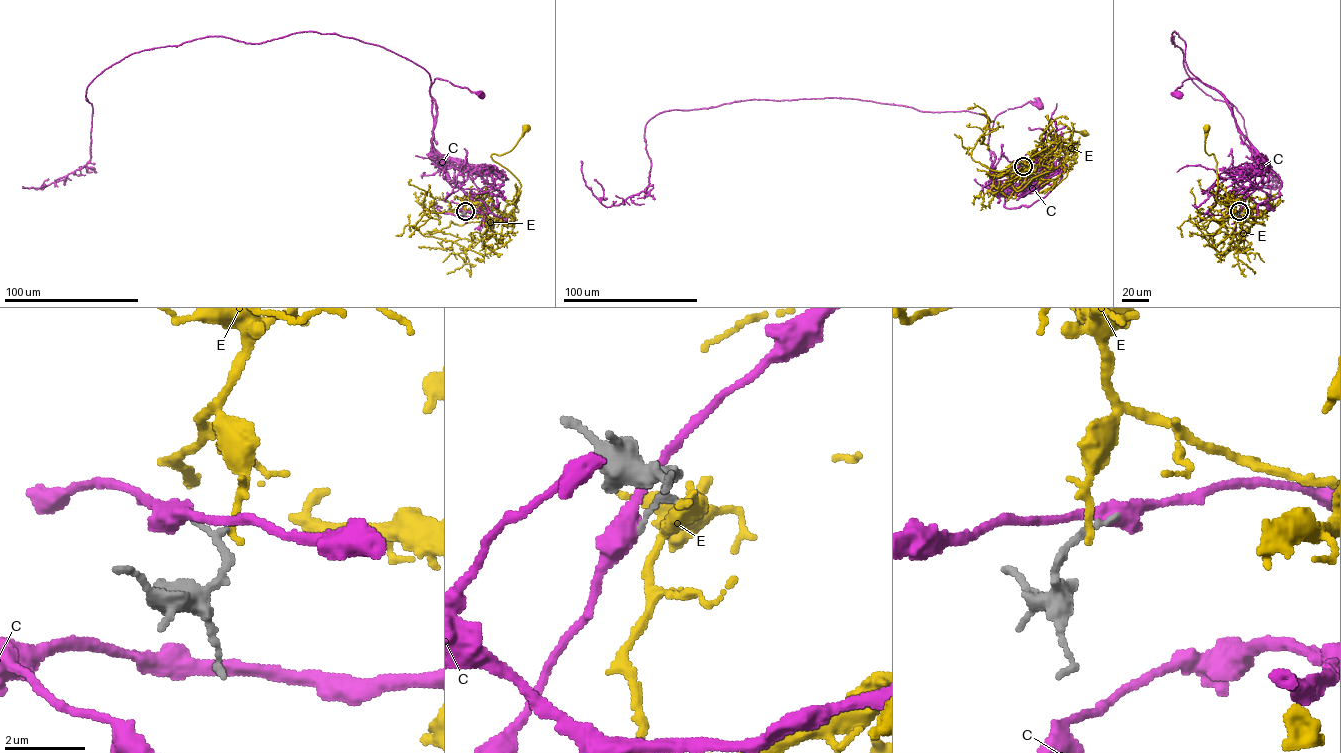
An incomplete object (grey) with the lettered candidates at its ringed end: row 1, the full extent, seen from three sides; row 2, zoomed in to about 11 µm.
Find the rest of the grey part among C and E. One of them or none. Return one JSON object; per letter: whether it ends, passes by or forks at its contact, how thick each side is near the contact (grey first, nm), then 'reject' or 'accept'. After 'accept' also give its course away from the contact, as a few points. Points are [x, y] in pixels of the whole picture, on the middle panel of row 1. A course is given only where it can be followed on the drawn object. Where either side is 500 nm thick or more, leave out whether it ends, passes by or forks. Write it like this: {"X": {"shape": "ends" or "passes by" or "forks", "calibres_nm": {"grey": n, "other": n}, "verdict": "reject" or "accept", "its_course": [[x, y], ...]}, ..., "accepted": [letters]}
{"C": {"shape": "passes by", "calibres_nm": {"grey": 70, "other": 480}, "verdict": "reject"}, "E": {"shape": "ends", "calibres_nm": {"grey": 150, "other": 190}, "verdict": "accept", "its_course": [[1023, 166], [1023, 175], [1044, 162], [1056, 168], [1073, 143], [1079, 144], [1049, 141], [1064, 133], [1085, 132]]}, "accepted": ["E"]}

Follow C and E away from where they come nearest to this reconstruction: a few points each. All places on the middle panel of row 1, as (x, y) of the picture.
C: (1022, 167), (1040, 155), (1025, 165), (1011, 193), (999, 193), (990, 182), (990, 132), (1009, 109), (1039, 106)
E: (1023, 166), (1023, 175), (1044, 162), (1056, 168), (1073, 143), (1079, 144), (1049, 141), (1064, 133), (1085, 132)

